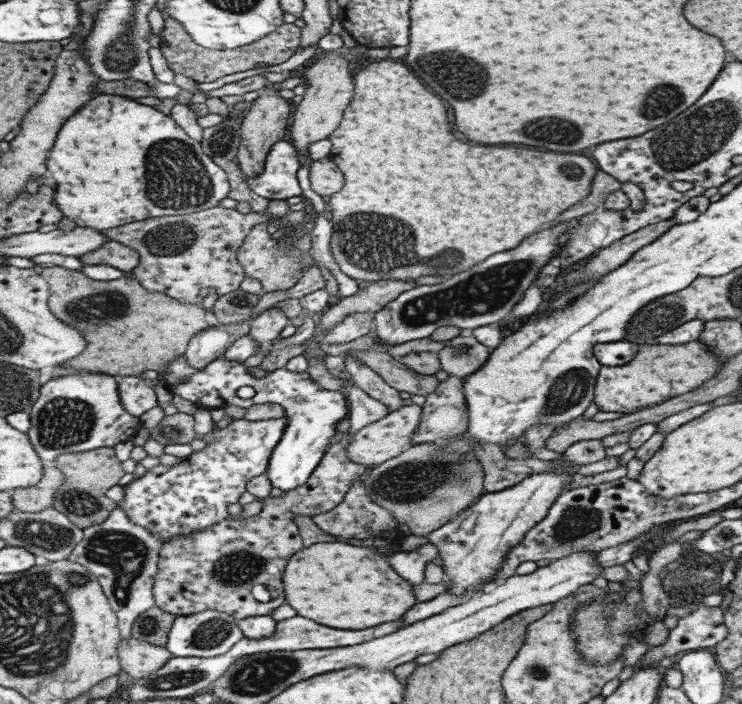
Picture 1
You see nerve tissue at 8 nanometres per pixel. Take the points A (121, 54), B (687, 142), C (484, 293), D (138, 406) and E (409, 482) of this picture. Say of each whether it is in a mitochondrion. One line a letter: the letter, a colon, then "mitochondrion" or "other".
A: mitochondrion
B: mitochondrion
C: mitochondrion
D: other
E: mitochondrion

